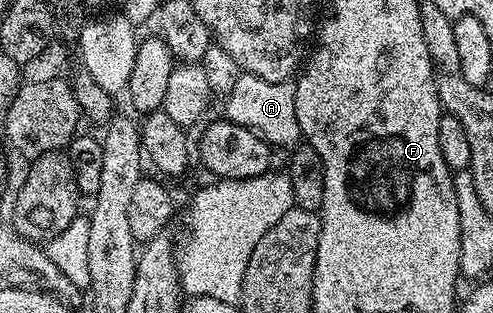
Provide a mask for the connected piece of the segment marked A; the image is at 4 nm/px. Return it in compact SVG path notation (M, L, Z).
M241 73L238 74L235 85L229 90L224 103L223 115L226 120L245 126L274 148L292 149L302 142L299 117L295 117L295 86L292 82L263 81L254 75Z

